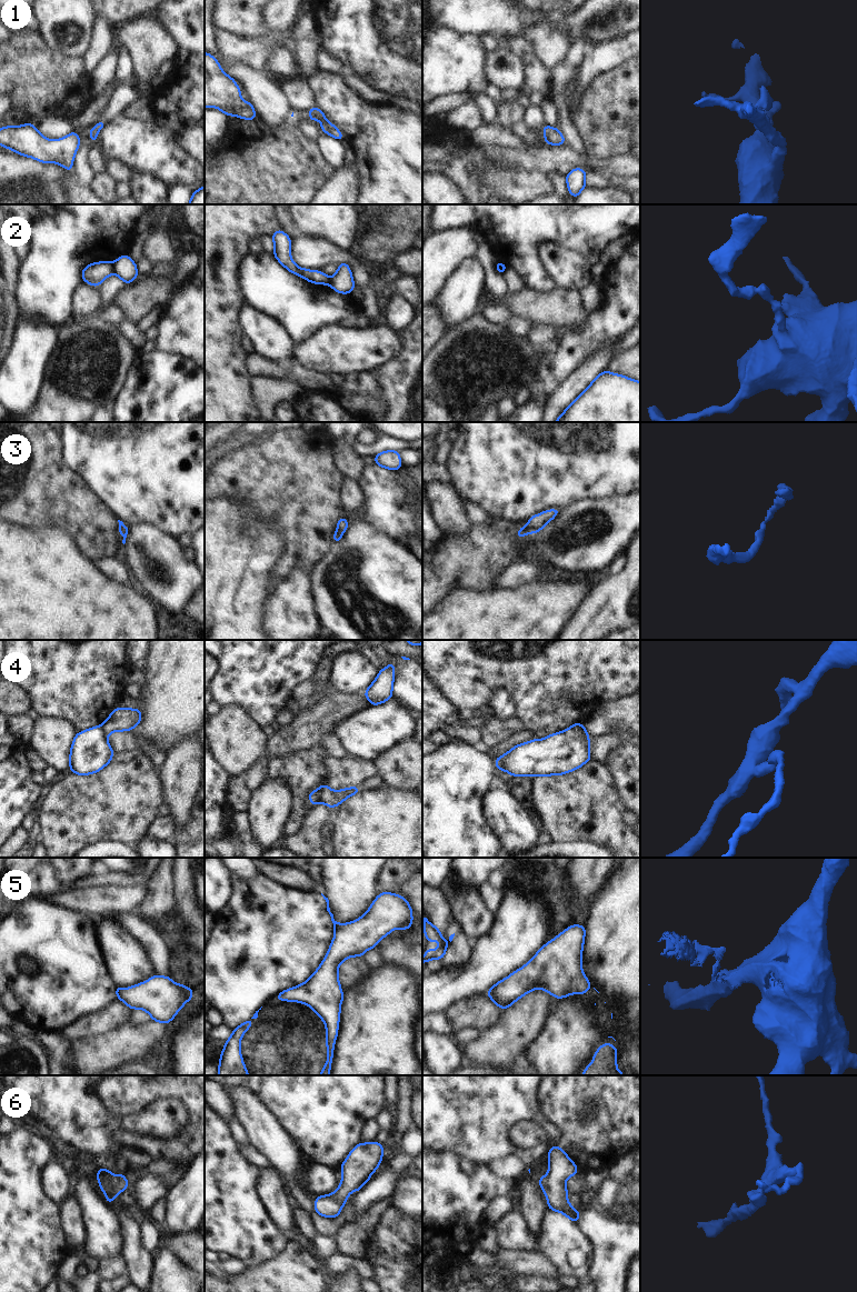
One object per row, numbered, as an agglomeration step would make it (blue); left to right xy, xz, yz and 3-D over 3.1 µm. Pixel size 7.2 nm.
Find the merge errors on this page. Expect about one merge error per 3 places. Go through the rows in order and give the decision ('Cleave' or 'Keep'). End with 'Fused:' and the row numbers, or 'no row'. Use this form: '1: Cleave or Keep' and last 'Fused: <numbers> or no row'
1: Keep
2: Cleave
3: Keep
4: Cleave
5: Cleave
6: Keep
Fused: 2, 4, 5

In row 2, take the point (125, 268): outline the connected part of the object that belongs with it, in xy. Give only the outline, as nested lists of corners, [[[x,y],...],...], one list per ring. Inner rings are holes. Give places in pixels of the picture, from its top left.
[[[127,254],[112,262],[112,273],[117,274],[124,283],[131,283],[139,276],[136,262]]]

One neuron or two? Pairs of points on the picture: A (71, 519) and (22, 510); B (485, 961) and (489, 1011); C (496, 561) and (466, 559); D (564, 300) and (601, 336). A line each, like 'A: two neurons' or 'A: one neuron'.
A: one neuron
B: two neurons
C: one neuron
D: two neurons

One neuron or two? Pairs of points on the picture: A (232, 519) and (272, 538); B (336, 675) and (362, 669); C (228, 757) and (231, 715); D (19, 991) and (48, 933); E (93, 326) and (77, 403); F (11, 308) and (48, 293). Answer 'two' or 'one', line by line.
A: one
B: one
C: one
D: one
E: one
F: two

